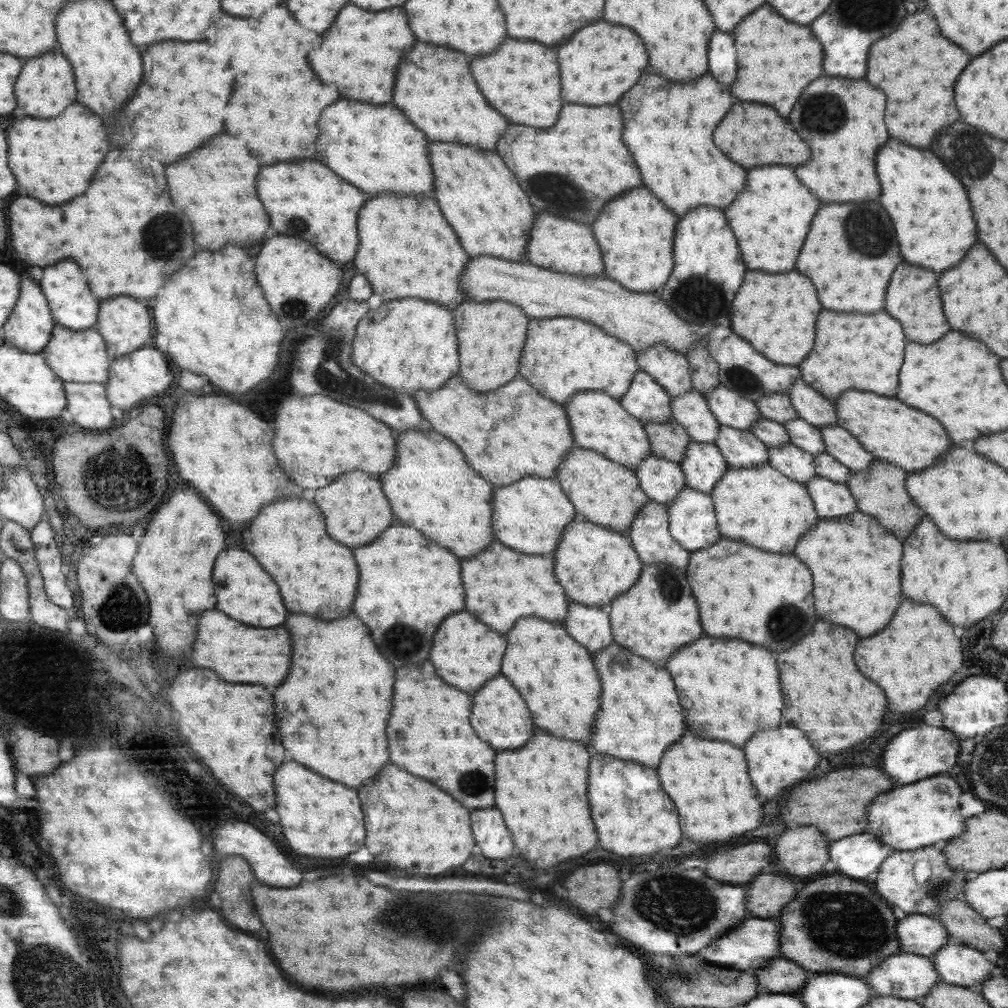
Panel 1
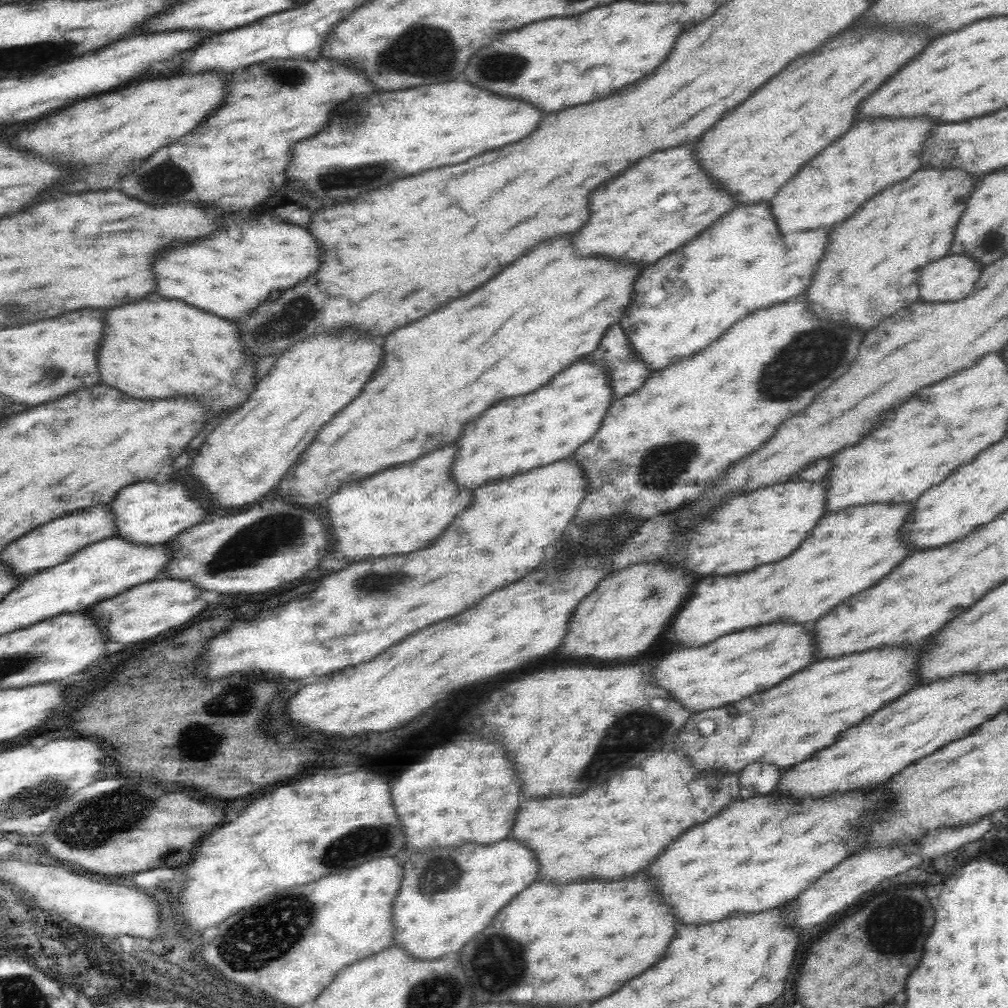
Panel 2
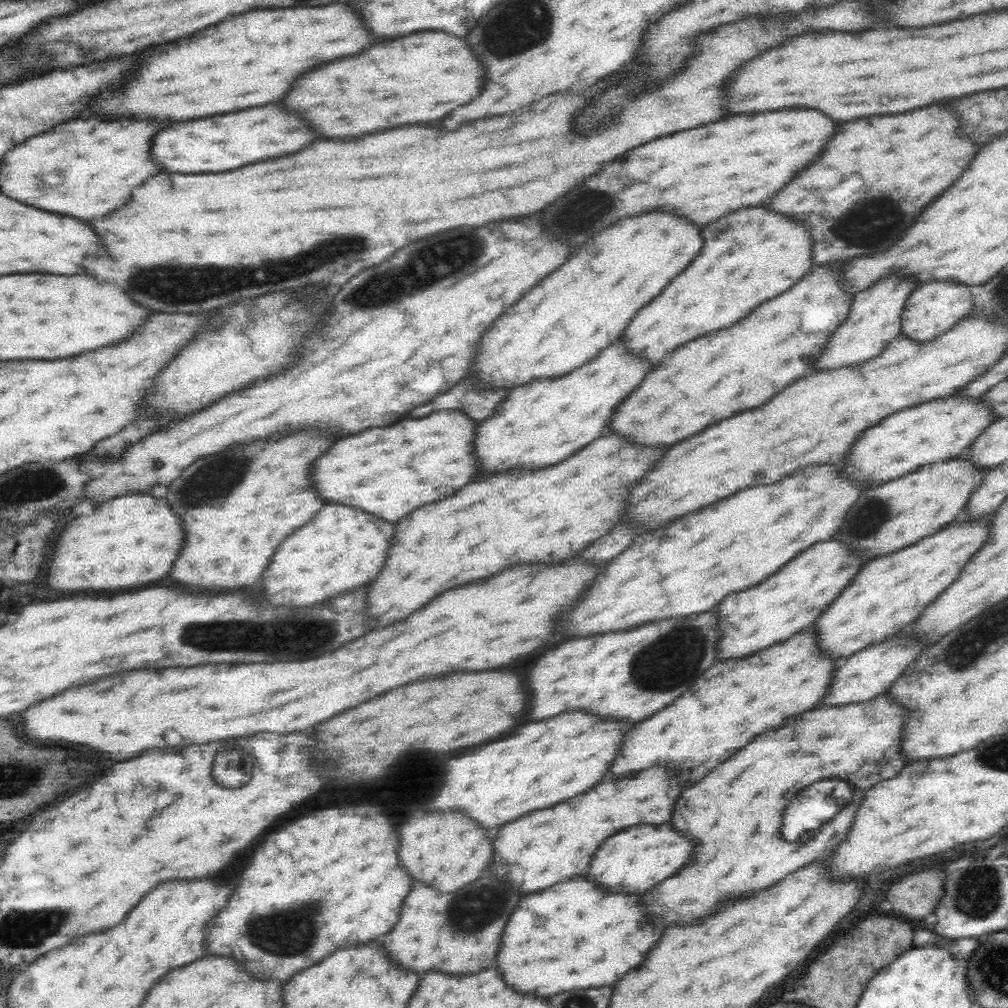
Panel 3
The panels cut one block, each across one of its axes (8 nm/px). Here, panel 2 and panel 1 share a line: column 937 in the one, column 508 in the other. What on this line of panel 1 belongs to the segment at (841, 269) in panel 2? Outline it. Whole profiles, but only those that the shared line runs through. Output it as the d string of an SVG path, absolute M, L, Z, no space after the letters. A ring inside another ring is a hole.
M431 142L429 150L430 165L435 170L433 200L439 200L438 207L451 220L451 228L459 232L459 240L463 240L463 248L471 252L471 258L493 256L523 262L535 210L515 176L505 168L502 157L495 150L481 152L463 144Z

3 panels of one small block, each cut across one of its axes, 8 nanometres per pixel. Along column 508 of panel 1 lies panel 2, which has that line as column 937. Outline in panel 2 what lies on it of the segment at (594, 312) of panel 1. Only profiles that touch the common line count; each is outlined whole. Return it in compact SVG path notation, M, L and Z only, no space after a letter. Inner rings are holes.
M948 254L925 266L916 283L923 303L960 301L974 291L982 268L971 257Z

